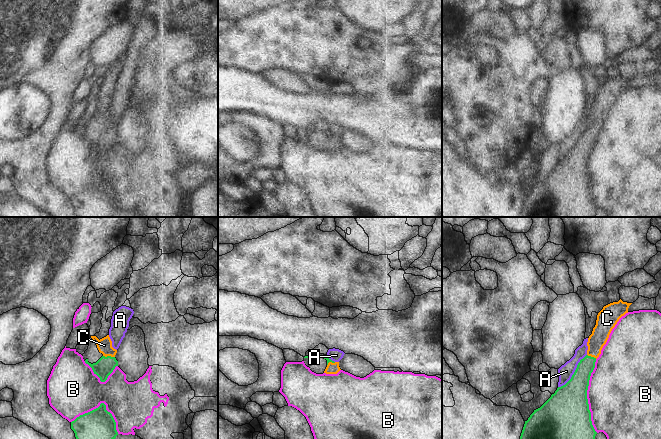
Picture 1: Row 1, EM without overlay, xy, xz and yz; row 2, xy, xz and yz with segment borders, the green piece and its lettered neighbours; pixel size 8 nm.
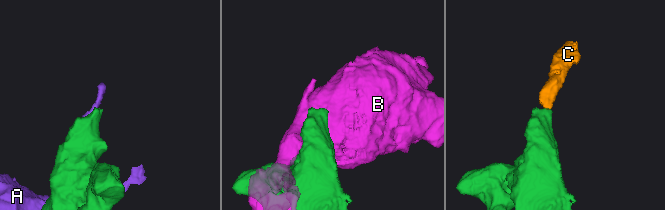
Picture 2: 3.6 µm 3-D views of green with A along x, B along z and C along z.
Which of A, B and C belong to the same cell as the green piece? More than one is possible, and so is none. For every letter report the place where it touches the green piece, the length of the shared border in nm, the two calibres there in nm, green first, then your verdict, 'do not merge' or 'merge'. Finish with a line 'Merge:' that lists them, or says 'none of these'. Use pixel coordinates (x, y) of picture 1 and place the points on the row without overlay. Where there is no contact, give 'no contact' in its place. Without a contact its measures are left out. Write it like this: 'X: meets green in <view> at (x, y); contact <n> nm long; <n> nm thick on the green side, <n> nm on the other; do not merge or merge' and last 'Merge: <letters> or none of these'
A: meets green in yz at (574, 148); contact 360 nm long; 280 nm thick on the green side, 120 nm on the other; do not merge
B: meets green in yz at (586, 172); contact 600 nm long; 420 nm thick on the green side, 480 nm on the other; do not merge
C: meets green in xy at (109, 132); contact 100 nm long; 150 nm thick on the green side, 120 nm on the other; merge
Merge: C

